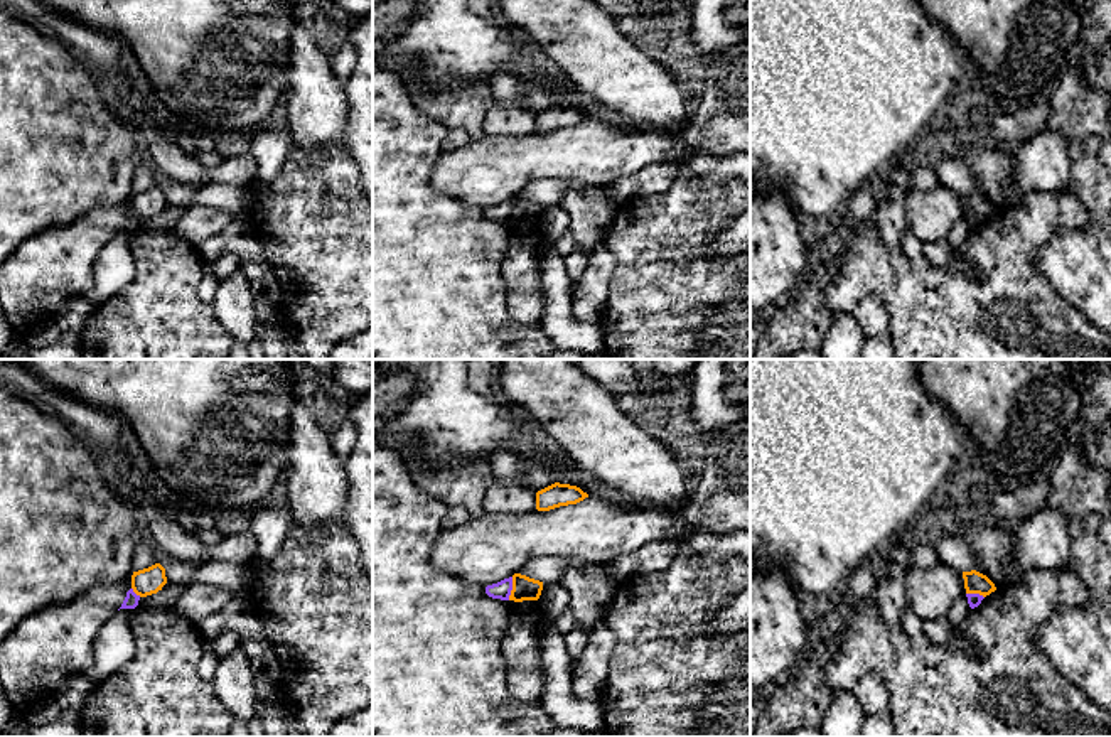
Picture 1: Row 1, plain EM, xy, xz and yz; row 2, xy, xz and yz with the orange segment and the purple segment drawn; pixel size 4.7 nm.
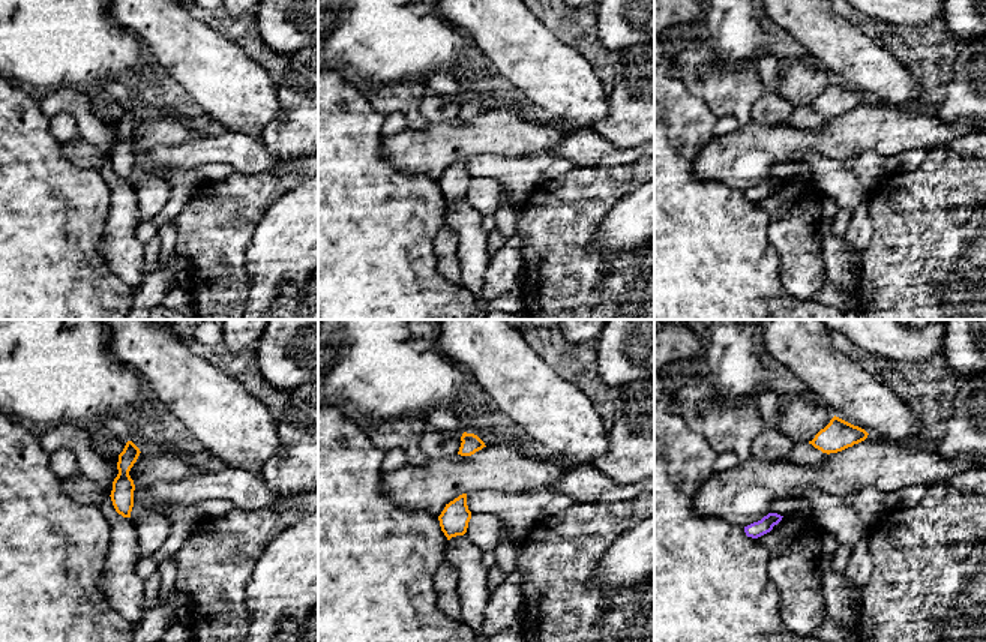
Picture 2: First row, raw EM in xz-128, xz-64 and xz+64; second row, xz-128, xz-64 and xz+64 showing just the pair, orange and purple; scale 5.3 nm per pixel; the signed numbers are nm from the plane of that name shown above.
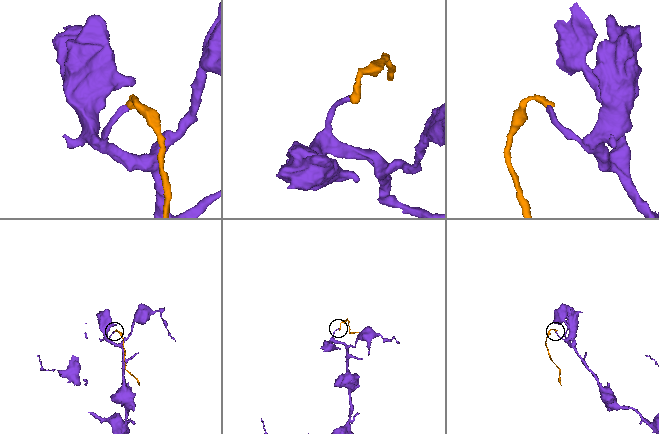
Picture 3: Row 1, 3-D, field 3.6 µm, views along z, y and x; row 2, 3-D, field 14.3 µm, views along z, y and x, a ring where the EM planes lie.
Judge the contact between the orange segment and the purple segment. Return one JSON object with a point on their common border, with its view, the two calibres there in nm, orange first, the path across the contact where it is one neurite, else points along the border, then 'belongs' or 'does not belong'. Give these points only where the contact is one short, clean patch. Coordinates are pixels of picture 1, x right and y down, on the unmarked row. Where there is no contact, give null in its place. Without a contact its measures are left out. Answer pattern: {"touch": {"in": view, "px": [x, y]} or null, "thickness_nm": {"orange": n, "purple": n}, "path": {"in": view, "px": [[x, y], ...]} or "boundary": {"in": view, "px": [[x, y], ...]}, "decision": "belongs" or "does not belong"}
{"touch": {"in": "xz", "px": [513, 211]}, "thickness_nm": {"orange": 110, "purple": 80}, "boundary": {"in": "xz", "px": [[513, 199], [508, 221]]}, "decision": "does not belong"}

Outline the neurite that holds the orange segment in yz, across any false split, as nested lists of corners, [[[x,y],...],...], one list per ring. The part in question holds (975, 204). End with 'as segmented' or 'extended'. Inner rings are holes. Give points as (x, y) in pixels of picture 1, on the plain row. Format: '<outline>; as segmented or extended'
[[[971,192],[963,194],[966,216],[980,216],[983,219],[996,212],[995,206],[983,196]]]; as segmented

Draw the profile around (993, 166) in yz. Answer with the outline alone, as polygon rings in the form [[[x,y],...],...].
[[[968,133],[980,138],[980,143],[958,143],[956,159],[964,164],[976,177],[976,194],[986,197],[996,212],[1018,207],[1023,197],[1012,182],[1017,169],[1018,148],[1006,148],[986,140],[981,135]]]

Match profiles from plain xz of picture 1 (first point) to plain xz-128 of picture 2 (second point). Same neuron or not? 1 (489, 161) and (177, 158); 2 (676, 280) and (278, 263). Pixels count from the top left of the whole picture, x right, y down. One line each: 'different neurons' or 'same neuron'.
1: different neurons
2: different neurons

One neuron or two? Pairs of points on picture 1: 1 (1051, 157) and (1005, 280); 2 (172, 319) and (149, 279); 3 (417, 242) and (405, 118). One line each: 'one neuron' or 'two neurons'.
1: two neurons
2: one neuron
3: one neuron

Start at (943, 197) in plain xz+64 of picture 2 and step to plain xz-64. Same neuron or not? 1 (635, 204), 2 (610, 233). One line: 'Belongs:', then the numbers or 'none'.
Belongs: none

